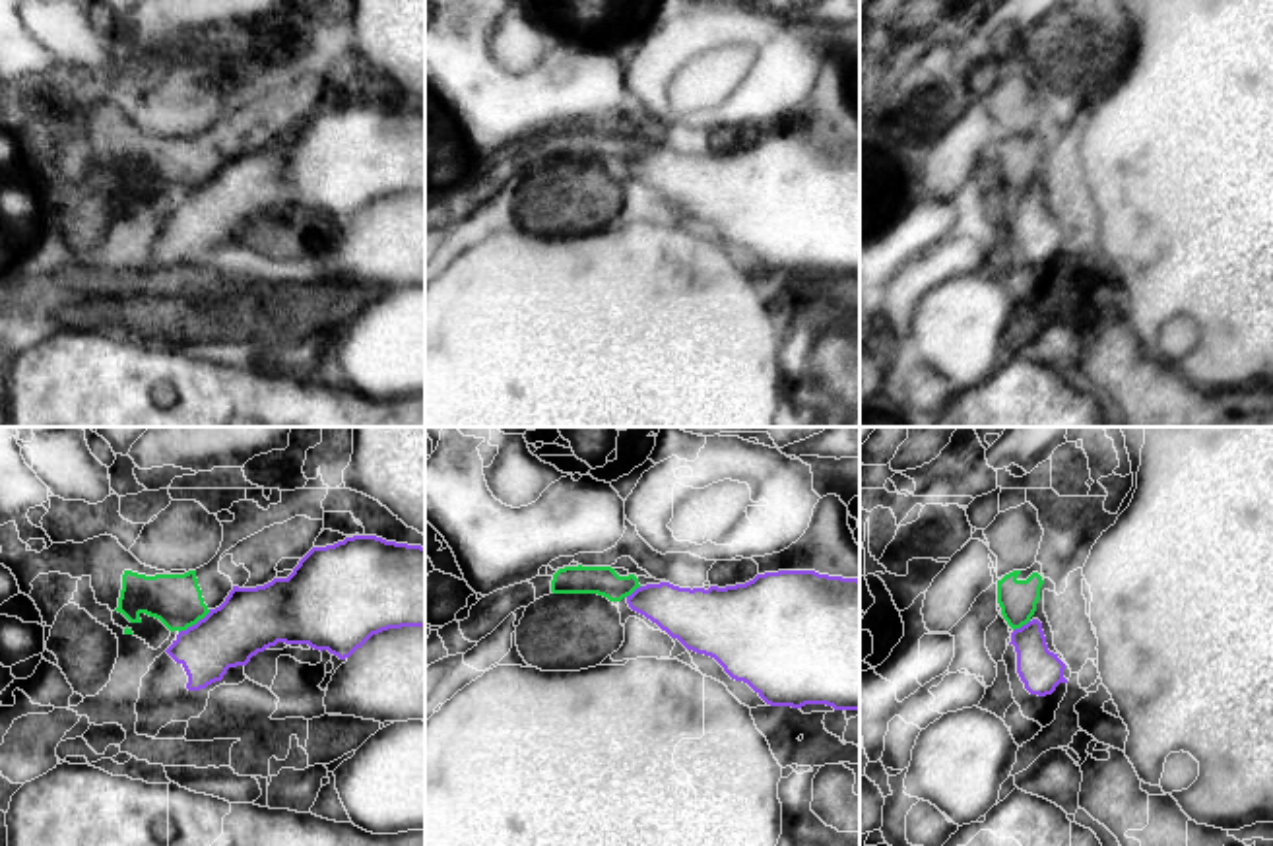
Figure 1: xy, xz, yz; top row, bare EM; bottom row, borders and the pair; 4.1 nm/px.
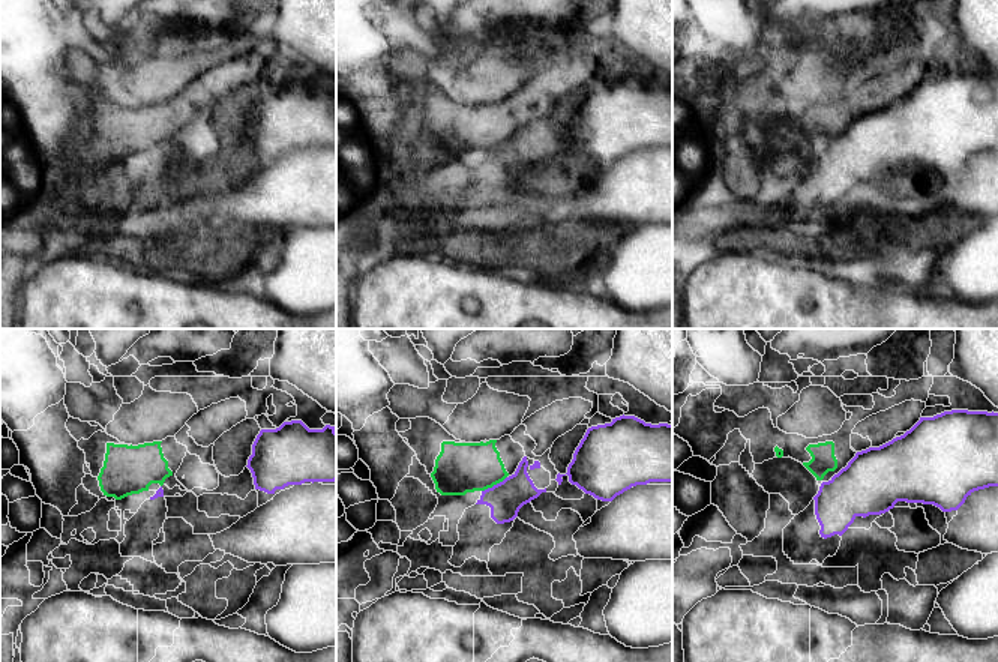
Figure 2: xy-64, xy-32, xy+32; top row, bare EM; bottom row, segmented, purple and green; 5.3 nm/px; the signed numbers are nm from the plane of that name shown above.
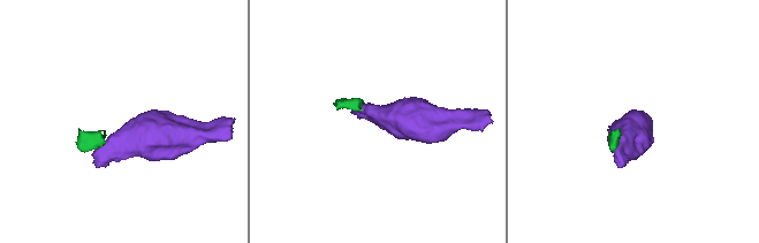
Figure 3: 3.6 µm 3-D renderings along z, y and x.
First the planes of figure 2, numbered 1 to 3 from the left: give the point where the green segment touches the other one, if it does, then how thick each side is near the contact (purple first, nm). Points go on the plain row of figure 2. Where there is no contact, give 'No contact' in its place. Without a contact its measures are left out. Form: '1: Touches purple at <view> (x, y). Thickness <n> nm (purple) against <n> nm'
1: No contact
2: Touches purple at xy-32 (494, 149). Thickness 190 nm (purple) against 280 nm
3: No contact

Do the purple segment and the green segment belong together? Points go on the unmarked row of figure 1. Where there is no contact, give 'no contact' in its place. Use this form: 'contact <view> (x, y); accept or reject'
contact xy (196, 189); reject

